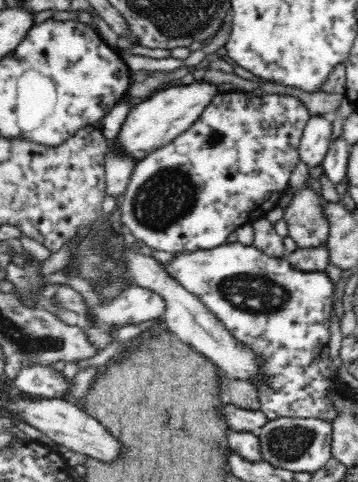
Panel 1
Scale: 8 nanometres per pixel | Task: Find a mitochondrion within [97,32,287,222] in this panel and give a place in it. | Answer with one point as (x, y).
(214, 139)

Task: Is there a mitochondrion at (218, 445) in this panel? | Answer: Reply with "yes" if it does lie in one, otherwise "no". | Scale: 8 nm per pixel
no

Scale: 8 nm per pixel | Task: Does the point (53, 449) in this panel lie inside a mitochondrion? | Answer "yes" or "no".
no

